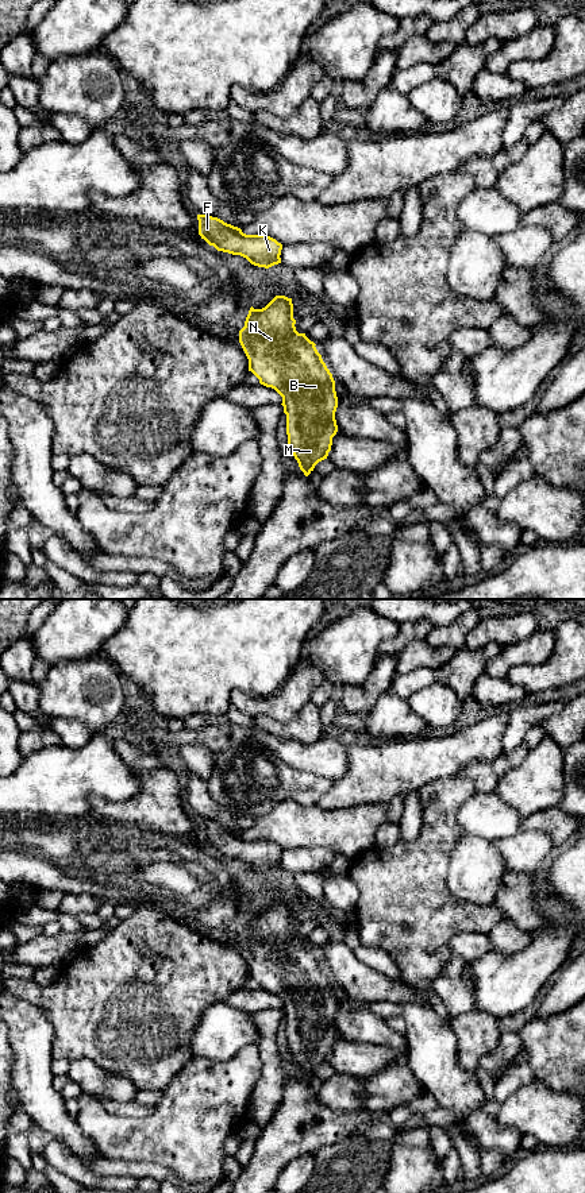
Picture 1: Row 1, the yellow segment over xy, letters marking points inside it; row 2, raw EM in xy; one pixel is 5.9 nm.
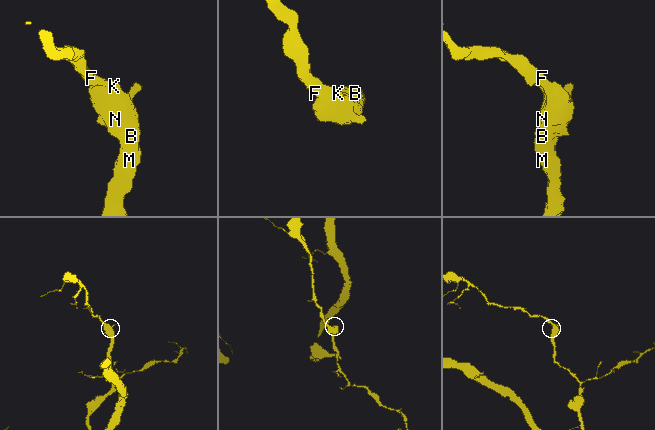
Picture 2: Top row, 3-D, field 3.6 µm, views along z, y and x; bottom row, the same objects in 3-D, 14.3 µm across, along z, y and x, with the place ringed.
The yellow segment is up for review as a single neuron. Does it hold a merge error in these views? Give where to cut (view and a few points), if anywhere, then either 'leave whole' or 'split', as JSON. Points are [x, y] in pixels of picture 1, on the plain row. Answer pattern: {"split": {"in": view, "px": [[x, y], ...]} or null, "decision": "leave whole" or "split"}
{"split": null, "decision": "leave whole"}

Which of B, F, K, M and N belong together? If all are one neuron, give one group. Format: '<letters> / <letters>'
B F K M N

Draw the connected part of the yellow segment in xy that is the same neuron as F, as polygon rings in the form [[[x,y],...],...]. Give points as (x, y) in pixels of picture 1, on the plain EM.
[[[197,819],[199,839],[218,856],[240,860],[251,869],[269,873],[281,868],[282,849],[266,839],[246,839],[240,833],[207,819]]]

